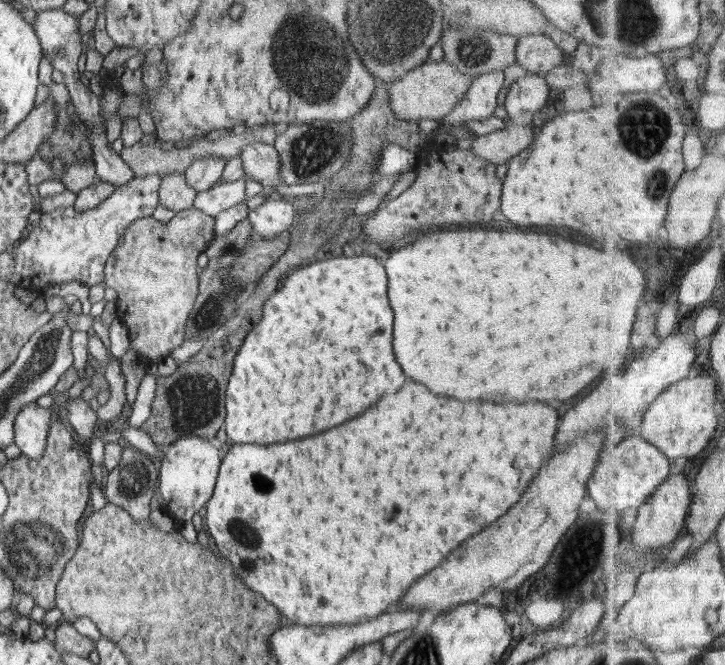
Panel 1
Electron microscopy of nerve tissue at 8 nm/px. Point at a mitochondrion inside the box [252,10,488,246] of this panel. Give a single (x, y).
(313, 71)

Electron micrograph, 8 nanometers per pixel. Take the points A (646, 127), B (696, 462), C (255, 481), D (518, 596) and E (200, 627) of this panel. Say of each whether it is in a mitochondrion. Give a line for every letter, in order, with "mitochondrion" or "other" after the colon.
A: mitochondrion
B: other
C: mitochondrion
D: other
E: mitochondrion

